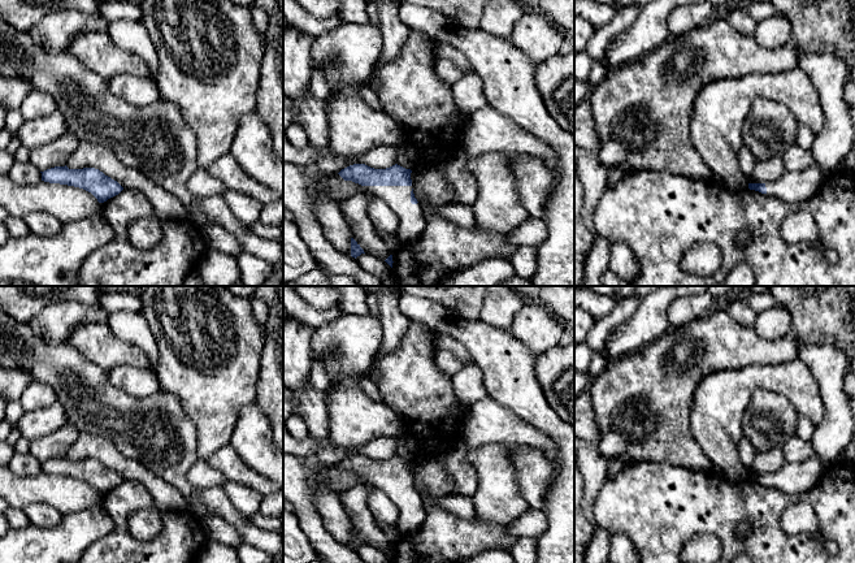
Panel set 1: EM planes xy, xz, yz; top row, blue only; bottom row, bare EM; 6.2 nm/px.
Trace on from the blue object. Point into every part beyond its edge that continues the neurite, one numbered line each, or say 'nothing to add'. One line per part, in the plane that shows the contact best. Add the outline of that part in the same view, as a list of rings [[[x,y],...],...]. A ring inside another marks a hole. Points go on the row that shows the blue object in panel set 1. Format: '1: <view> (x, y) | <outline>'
1: xz (412, 222) | [[[366,186],[366,192],[383,199],[399,217],[395,233],[400,242],[416,241],[424,231],[426,221],[421,203],[411,203],[412,186]]]

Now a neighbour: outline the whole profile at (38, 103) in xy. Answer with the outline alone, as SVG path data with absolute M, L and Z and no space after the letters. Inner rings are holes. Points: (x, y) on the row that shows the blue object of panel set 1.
M32 88L22 101L19 111L25 120L39 118L53 113L56 103L49 94Z

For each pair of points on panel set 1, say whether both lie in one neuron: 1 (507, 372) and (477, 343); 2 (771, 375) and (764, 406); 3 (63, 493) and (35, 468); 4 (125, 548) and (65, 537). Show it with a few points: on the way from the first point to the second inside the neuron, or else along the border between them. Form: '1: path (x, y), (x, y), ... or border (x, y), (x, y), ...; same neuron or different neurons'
1: path (499, 364), (485, 350); same neuron
2: border (793, 407), (784, 395), (756, 389), (743, 410); different neurons
3: border (40, 471), (35, 475), (13, 473); different neurons
4: border (109, 516), (113, 527), (85, 549); different neurons

